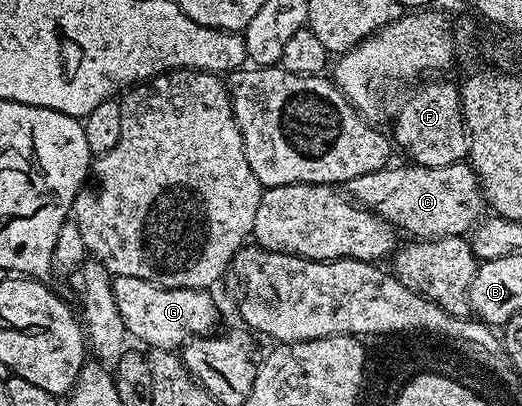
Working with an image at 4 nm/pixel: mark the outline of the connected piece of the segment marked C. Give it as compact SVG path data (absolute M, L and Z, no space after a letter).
M411 162L405 165L405 168L385 166L348 181L347 195L401 233L409 232L409 237L421 240L431 240L437 236L467 237L486 212L480 179L476 177L471 163L433 168Z

